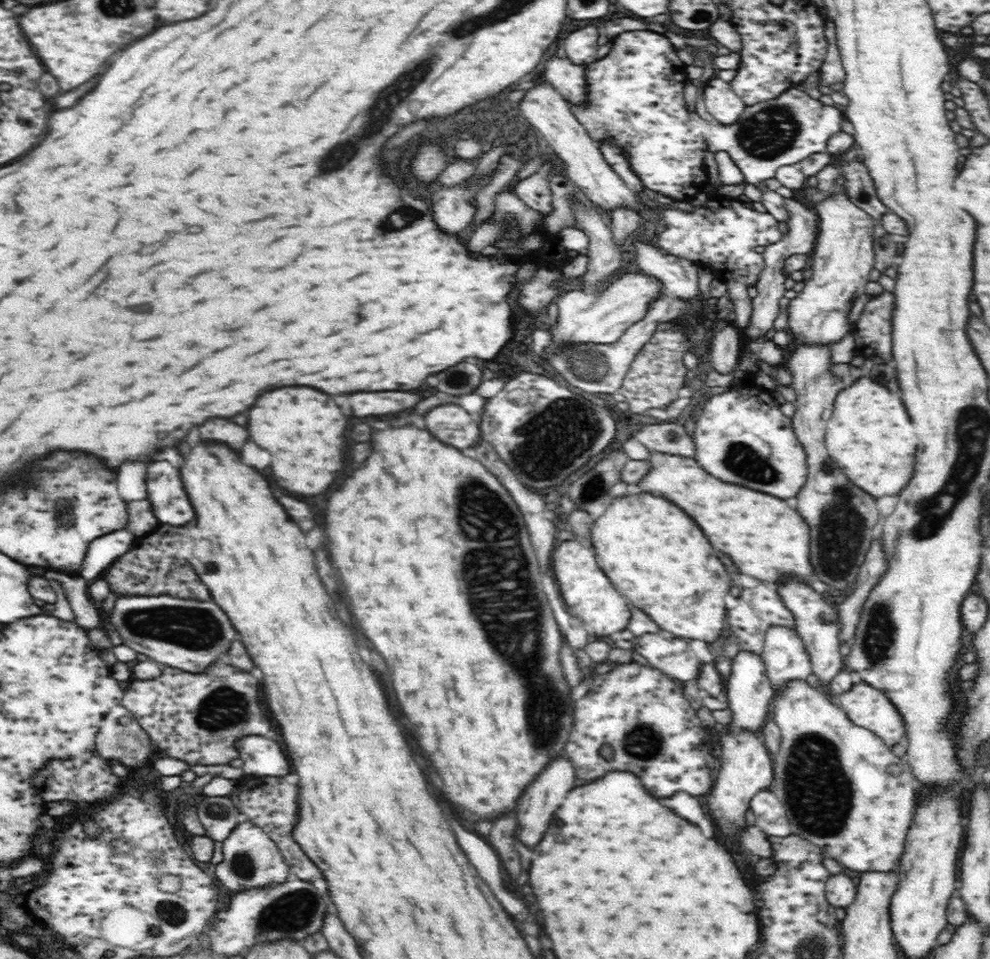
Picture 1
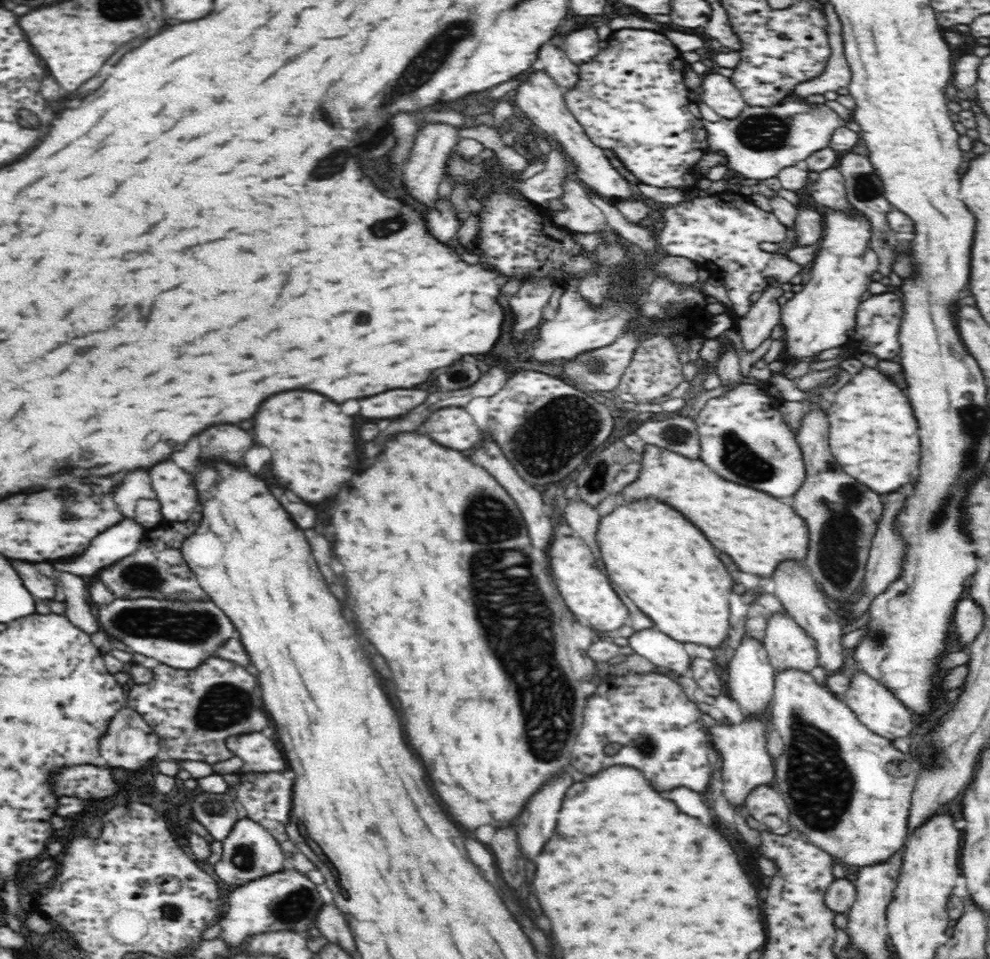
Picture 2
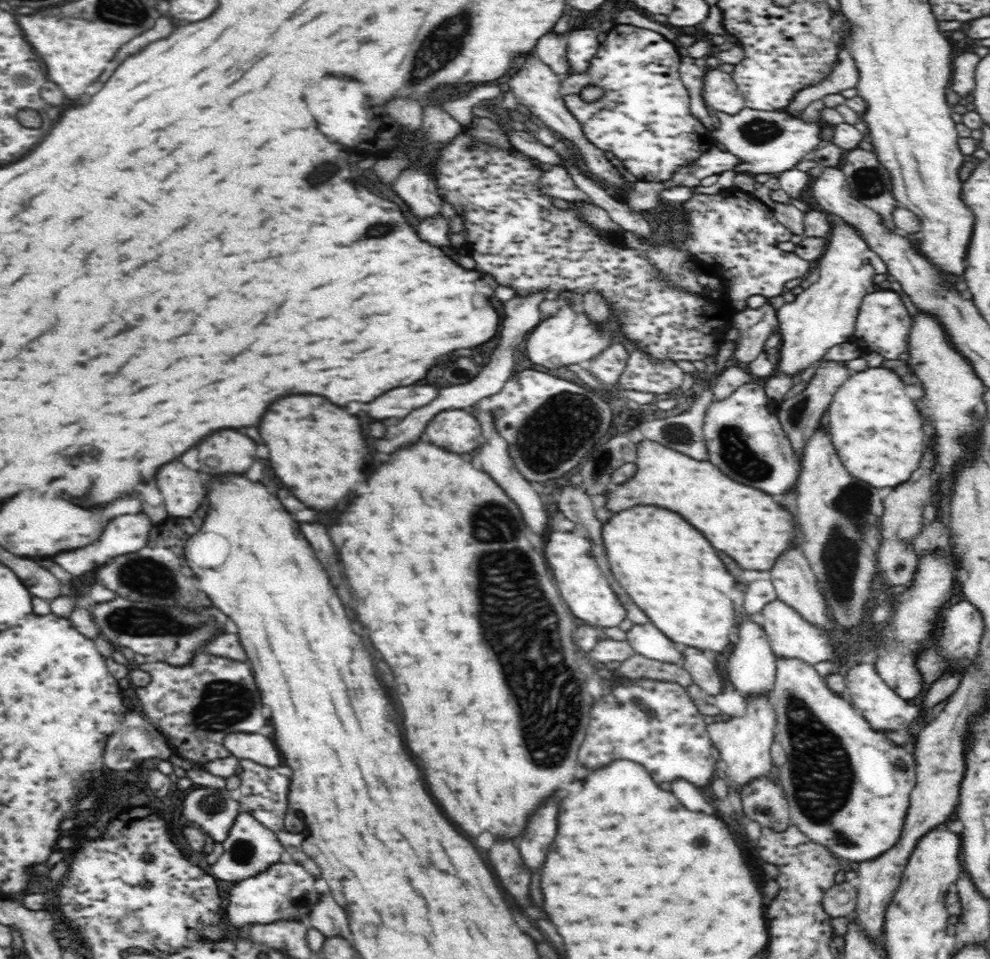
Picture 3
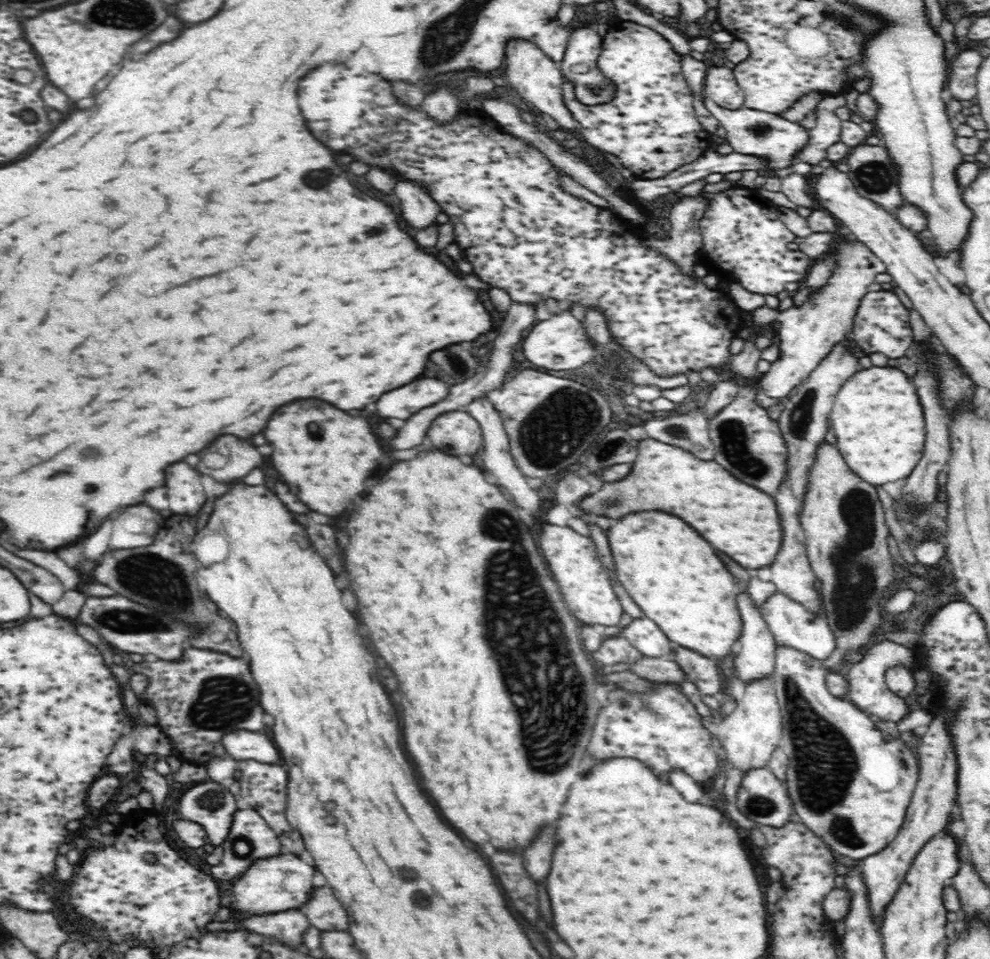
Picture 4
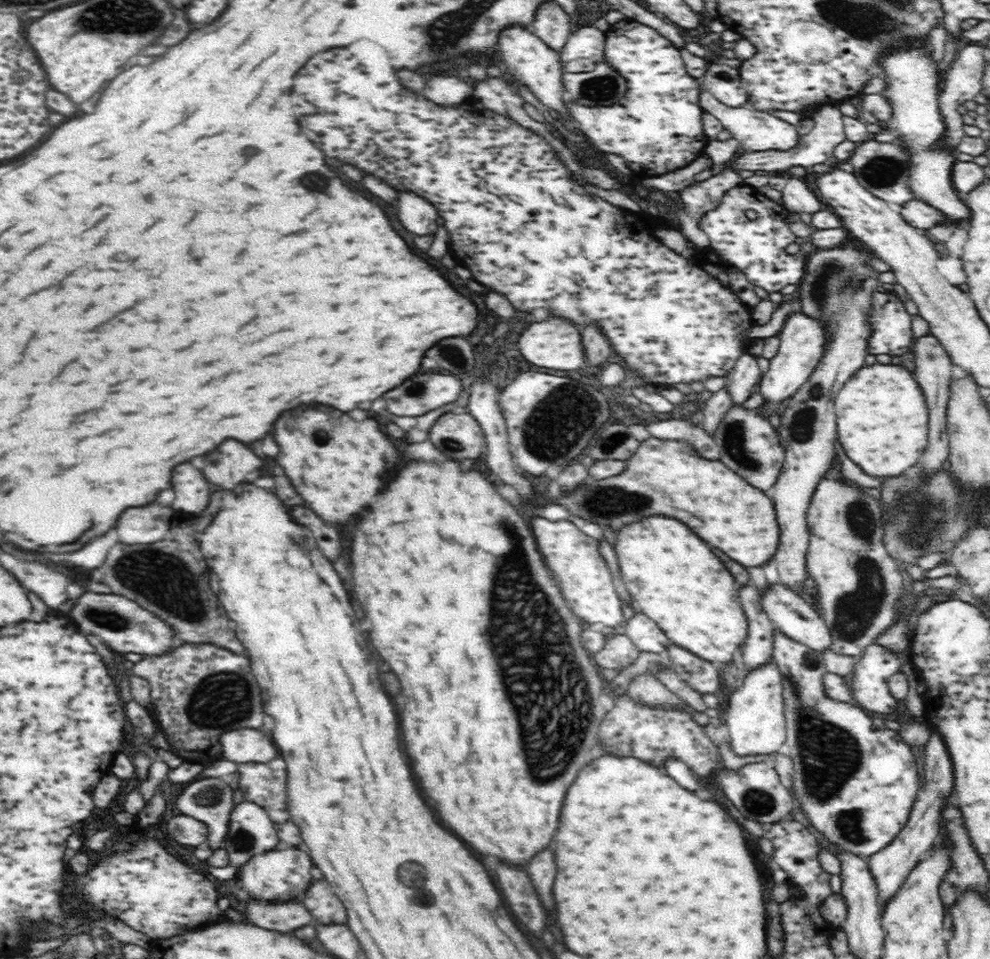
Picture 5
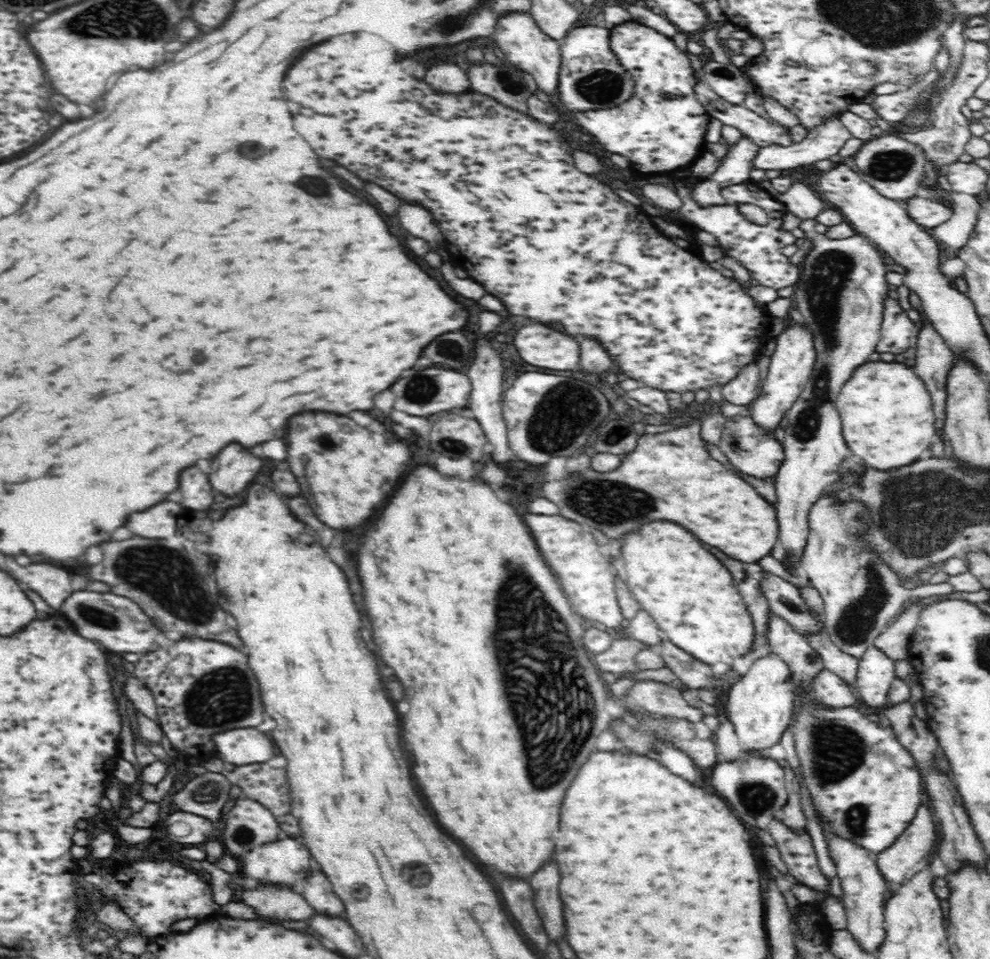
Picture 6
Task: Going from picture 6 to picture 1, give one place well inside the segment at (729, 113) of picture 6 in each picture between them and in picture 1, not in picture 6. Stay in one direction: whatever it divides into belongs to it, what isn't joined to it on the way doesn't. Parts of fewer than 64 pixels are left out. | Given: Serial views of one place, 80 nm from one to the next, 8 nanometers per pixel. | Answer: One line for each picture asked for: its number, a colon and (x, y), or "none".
1: (779, 132)
2: (762, 141)
3: (767, 141)
4: (749, 131)
5: (756, 130)

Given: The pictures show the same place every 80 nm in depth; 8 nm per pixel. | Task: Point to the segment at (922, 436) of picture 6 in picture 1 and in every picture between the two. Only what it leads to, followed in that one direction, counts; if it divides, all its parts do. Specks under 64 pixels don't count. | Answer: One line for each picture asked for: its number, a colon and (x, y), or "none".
1: (869, 436)
2: (872, 433)
3: (877, 430)
4: (877, 418)
5: (882, 419)

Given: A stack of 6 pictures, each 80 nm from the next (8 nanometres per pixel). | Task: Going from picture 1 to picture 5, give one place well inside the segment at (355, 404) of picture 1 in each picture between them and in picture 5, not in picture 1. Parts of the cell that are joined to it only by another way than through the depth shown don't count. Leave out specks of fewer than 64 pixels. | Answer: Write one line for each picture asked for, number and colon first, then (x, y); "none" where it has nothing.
2: (393, 403)
3: (398, 403)
4: (403, 402)
5: (423, 392)

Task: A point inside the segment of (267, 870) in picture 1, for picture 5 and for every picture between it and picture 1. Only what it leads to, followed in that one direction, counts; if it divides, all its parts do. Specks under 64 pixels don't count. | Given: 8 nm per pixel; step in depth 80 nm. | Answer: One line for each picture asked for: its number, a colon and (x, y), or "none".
2: (250, 852)
3: (251, 847)
4: (251, 837)
5: (251, 831)

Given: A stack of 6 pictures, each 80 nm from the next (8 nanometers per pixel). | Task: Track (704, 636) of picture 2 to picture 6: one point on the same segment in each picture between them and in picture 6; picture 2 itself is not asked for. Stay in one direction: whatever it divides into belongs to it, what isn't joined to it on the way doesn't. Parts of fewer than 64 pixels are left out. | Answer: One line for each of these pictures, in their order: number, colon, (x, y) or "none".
3: (666, 566)
4: (672, 573)
5: (670, 573)
6: (687, 592)

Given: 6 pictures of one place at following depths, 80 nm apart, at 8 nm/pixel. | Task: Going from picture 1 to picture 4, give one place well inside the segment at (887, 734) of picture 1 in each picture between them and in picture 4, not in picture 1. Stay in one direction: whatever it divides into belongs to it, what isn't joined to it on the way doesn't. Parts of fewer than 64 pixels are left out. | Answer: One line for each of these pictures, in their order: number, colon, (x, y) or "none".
2: (874, 705)
3: (879, 704)
4: (867, 688)

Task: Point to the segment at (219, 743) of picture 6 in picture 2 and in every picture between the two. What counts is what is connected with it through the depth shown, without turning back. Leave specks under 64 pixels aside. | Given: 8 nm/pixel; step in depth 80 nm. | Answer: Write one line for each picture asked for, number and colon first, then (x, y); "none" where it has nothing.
2: (259, 753)
3: (254, 746)
4: (241, 745)
5: (247, 745)

